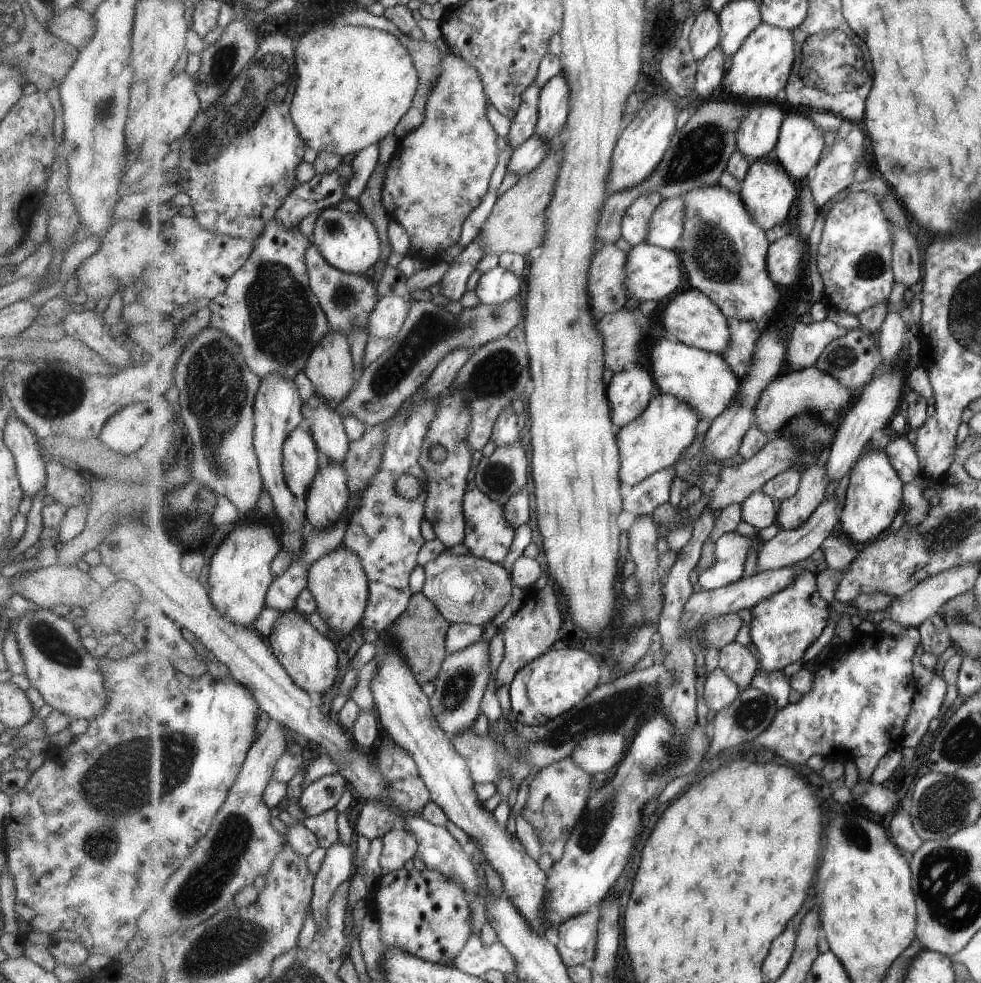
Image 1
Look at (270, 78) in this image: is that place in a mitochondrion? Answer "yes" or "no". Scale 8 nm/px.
yes

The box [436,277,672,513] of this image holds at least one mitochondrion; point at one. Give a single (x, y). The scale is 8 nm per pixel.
(497, 372)

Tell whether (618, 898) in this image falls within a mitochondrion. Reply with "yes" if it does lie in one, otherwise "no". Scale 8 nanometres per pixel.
no

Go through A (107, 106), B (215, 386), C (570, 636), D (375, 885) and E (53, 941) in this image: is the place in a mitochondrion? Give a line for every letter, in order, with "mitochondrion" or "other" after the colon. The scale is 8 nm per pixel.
A: mitochondrion
B: mitochondrion
C: other
D: other
E: other

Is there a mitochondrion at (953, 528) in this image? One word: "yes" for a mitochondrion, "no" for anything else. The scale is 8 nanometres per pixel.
yes

